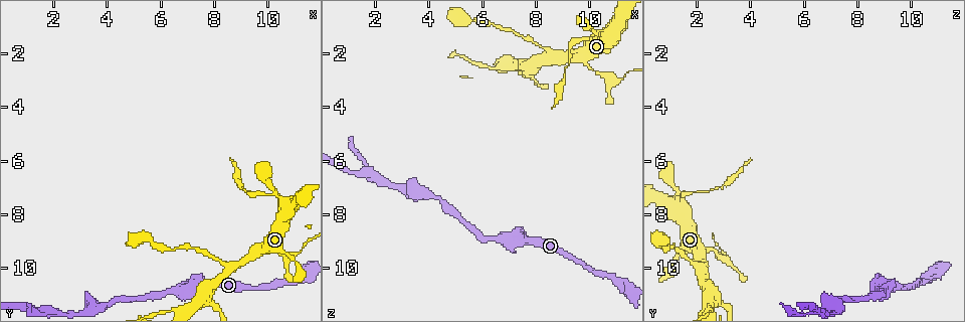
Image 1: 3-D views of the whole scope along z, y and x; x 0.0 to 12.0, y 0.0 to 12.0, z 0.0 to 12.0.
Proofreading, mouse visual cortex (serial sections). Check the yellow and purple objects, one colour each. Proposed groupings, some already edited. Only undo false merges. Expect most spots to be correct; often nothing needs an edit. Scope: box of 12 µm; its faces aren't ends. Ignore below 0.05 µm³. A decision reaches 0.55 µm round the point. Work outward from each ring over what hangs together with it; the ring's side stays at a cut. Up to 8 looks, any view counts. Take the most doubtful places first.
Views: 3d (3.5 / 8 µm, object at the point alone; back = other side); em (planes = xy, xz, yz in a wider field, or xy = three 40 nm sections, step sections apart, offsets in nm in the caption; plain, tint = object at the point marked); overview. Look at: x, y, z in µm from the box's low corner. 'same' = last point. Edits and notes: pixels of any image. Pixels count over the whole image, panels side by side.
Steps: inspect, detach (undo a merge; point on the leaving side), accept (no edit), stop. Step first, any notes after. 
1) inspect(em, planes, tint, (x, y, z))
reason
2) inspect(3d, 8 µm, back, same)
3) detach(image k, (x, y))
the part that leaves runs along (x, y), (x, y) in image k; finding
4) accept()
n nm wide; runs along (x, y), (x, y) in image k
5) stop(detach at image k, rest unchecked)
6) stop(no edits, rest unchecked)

inspect(3d, 3.5 µm, (10.7, 9.5, 2.8))
branch point

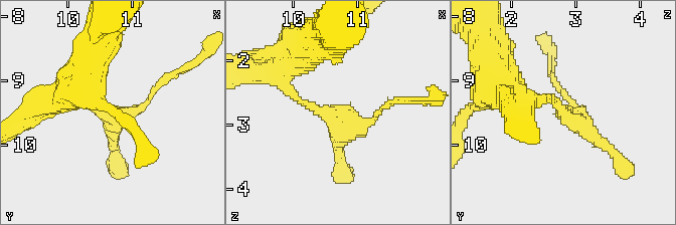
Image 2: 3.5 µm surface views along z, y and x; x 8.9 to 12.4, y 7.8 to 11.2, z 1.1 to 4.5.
inspect(em, xy, step 2, tint, (10.70, 9.50, 2.85))

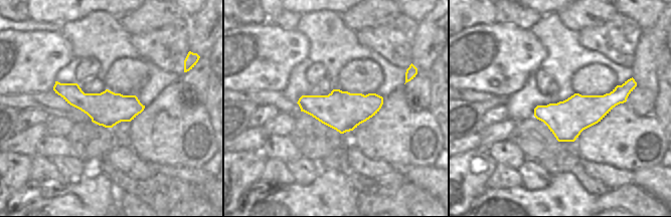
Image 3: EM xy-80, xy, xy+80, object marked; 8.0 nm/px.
accept()
runs along (533, 98), (556, 101), (616, 157) in image 2; all the same cell

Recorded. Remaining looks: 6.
inspect(3d, 3.5 µm, (8.1, 9.7, 1.6))
a narrow waist

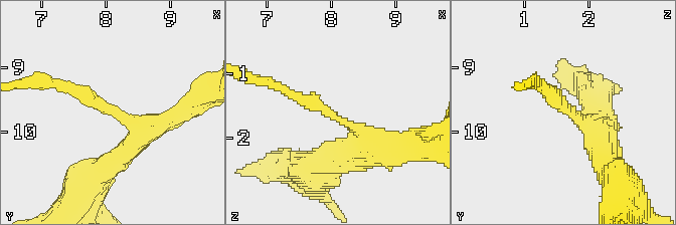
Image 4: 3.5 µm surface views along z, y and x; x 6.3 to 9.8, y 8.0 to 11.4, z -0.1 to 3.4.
inspect(em, xy, step 3, tint, (8.10, 9.70, 1.70))
arms of 200, 300 nm

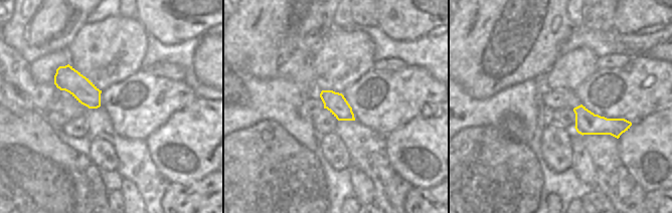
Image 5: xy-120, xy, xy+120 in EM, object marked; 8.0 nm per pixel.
accept()
runs along (389, 150), (285, 90) in image 4; one cell here

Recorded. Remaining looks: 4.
inspect(3d, 8 µm, (7.4, 10.6, 8.9))
arms part here

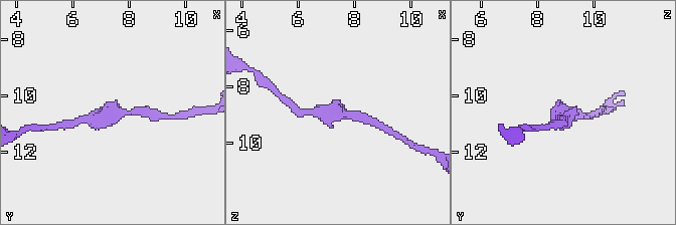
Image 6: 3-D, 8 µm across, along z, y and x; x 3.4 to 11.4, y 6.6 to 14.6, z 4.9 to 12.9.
inspect(3d, 3.5 µm, (7.4, 10.6, 9.0))
closer look

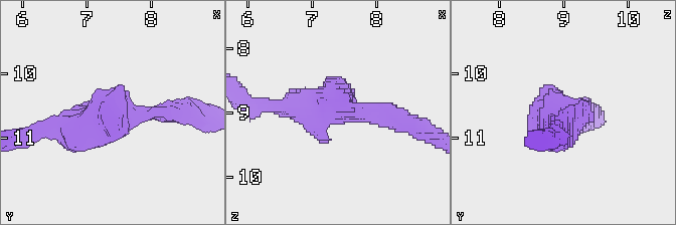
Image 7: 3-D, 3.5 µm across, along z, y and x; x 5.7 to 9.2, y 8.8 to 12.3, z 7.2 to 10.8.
inspect(em, xy, step 1, tint, (7.50, 10.65, 8.95))

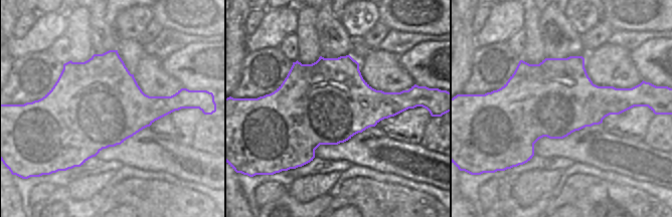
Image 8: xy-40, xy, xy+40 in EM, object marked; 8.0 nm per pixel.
accept()
runs along (169, 110), (36, 130) in image 7; one cell here

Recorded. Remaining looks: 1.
stop(no edits, rest unchecked)

